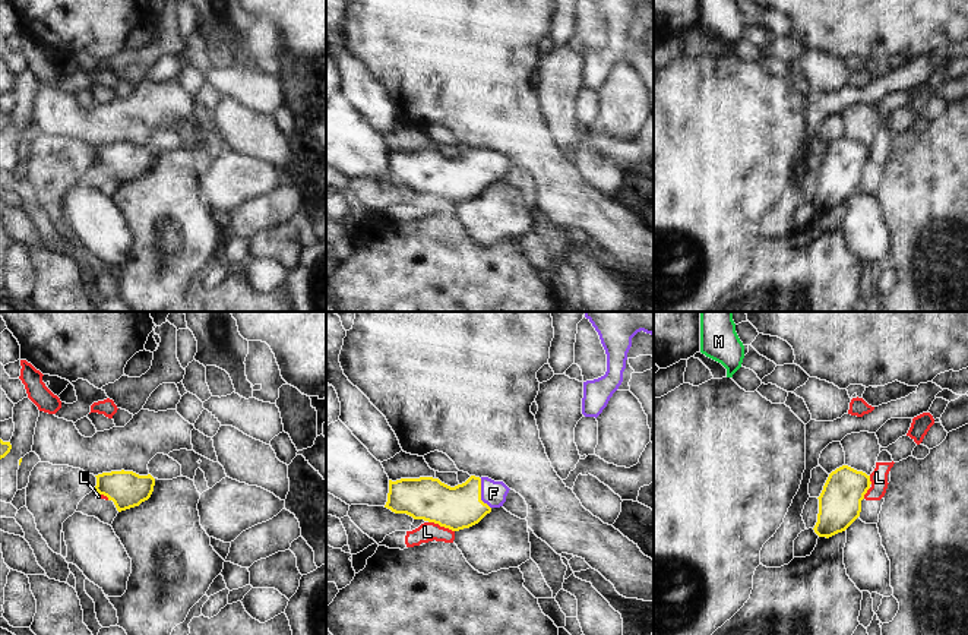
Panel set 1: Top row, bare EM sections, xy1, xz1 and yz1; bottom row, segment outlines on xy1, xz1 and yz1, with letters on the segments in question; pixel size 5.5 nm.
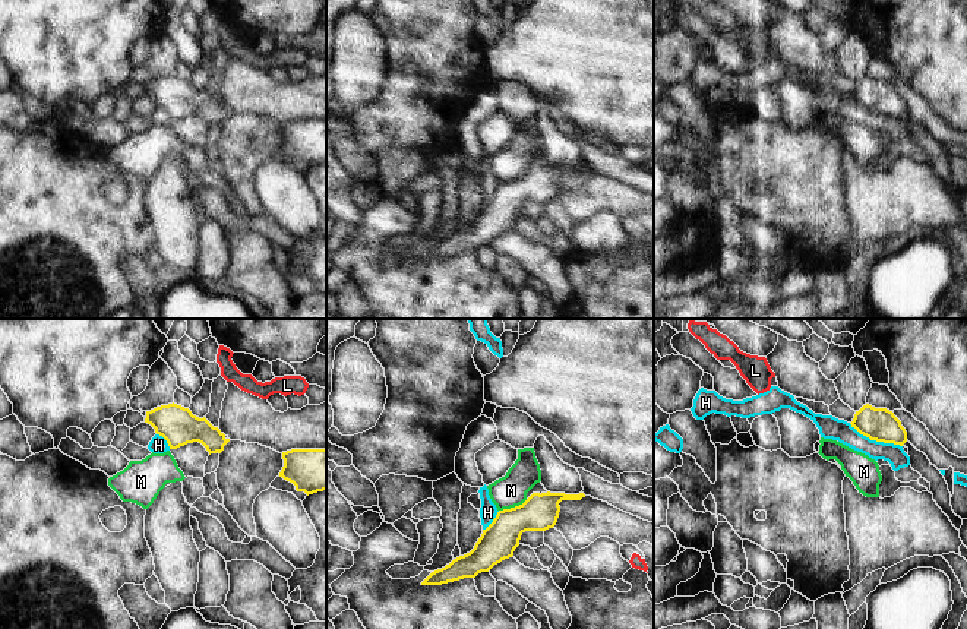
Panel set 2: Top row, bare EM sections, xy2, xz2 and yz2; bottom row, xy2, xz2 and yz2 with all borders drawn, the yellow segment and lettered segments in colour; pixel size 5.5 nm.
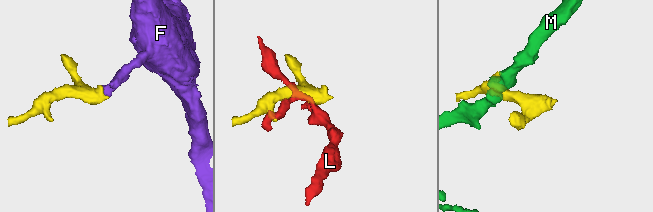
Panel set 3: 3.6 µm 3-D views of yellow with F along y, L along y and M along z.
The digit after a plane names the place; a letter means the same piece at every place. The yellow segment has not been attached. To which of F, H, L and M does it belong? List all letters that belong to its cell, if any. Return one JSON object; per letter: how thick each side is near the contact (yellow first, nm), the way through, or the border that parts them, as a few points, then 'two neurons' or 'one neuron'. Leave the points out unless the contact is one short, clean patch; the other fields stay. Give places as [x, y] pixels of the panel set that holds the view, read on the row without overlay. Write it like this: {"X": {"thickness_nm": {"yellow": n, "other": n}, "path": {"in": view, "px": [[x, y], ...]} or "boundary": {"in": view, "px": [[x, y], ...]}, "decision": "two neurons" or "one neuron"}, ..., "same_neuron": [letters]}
{"F": {"thickness_nm": {"yellow": 240, "other": 140}, "path": {"in": "xz1", "px": [[461, 179], [480, 166], [493, 166]]}, "decision": "one neuron"}, "H": {"thickness_nm": {"yellow": 180, "other": 120}, "boundary": {"in": "yz2", "px": [[849, 95], [871, 111], [893, 114], [901, 119]]}, "decision": "two neurons"}, "L": {"thickness_nm": {"yellow": 240, "other": 110}, "boundary": {"in": "xz1", "px": [[429, 193], [454, 204]]}, "decision": "two neurons"}, "M": {"thickness_nm": {"yellow": 200, "other": 180}, "boundary": {"in": "xz2", "px": [[527, 171], [499, 183]]}, "decision": "two neurons"}, "same_neuron": ["F"]}

